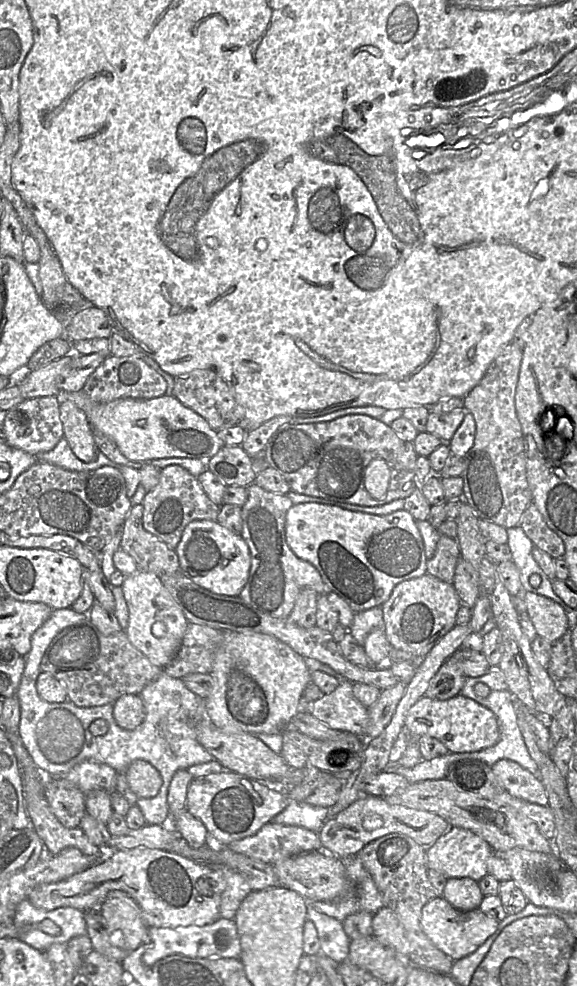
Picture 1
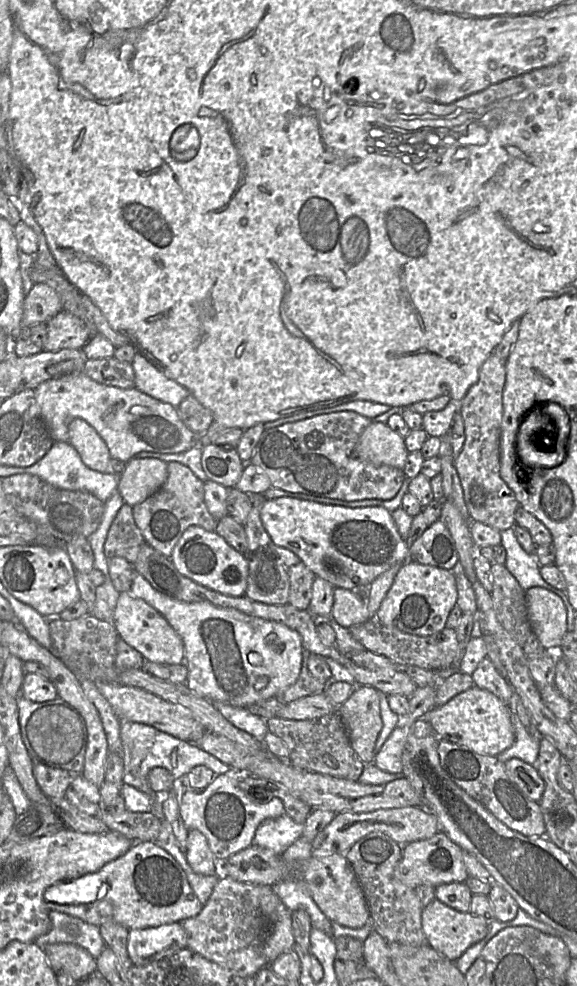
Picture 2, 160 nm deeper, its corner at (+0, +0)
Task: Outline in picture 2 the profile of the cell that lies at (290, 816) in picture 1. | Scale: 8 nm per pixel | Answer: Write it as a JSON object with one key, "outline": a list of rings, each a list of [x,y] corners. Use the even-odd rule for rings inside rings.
{"outline":[[[283,814],[261,823],[256,830],[253,845],[281,855],[302,836],[303,830],[304,823],[295,822],[287,814]]]}

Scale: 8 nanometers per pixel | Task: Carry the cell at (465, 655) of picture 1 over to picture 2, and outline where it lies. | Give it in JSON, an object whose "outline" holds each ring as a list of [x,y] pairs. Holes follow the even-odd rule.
{"outline":[[[373,617],[347,629],[365,649],[389,658],[399,667],[414,665],[426,670],[438,671],[450,666],[457,666],[462,655],[461,644],[457,640],[454,628],[443,633],[421,637],[385,626]]]}

